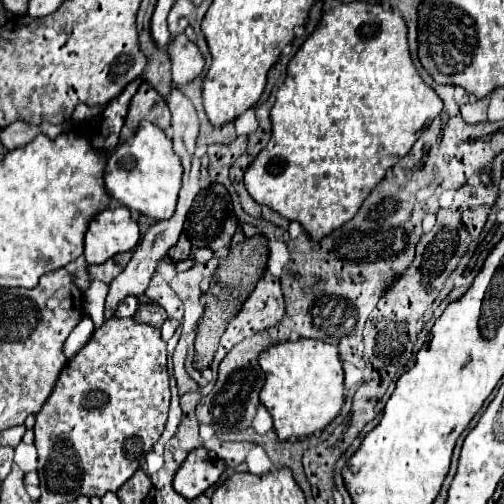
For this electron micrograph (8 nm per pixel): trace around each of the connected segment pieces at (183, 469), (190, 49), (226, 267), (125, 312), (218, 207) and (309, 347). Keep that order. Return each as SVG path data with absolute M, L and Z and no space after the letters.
M195 449L179 467L173 487L185 499L195 499L213 487L225 471L225 461L207 449Z
M179 35L169 45L169 55L173 61L173 83L175 85L187 85L193 79L197 79L203 73L205 57L201 55L199 47L191 43L185 35Z
M255 235L251 239L245 239L239 245L231 247L231 253L227 255L227 259L219 261L219 267L211 277L209 291L205 293L205 313L197 325L195 361L193 361L195 369L201 371L201 369L209 367L209 363L217 351L217 343L219 343L221 335L225 333L225 327L229 325L229 319L233 319L233 315L237 315L237 311L241 311L241 303L245 303L249 293L253 293L253 287L259 283L259 279L267 271L267 261L269 261L269 247L267 247L267 239L263 235Z
M129 297L129 299L125 299L125 301L123 301L119 307L121 307L121 309L115 313L115 317L129 319L129 317L133 317L133 315L137 313L137 309L139 309L139 299L135 299L135 297Z
M213 183L195 197L183 229L193 249L211 247L213 251L219 251L229 247L239 225L231 207L229 191L219 183Z
M315 339L287 341L263 351L259 365L265 371L261 403L269 409L281 441L319 435L339 415L345 403L345 371L337 347Z

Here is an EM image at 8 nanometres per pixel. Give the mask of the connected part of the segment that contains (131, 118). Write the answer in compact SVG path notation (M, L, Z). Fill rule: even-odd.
M143 83L131 99L129 113L125 117L125 131L133 133L141 121L151 121L163 131L171 127L171 113L165 99L149 83Z

